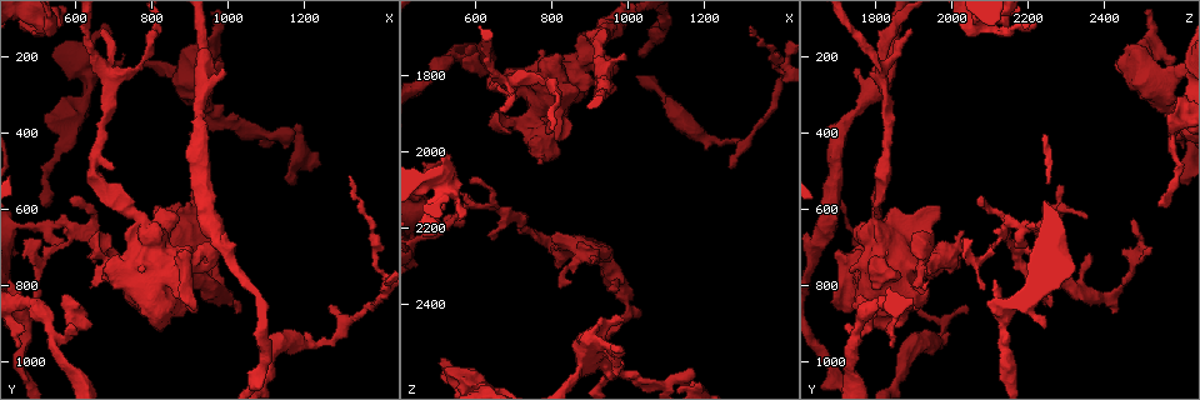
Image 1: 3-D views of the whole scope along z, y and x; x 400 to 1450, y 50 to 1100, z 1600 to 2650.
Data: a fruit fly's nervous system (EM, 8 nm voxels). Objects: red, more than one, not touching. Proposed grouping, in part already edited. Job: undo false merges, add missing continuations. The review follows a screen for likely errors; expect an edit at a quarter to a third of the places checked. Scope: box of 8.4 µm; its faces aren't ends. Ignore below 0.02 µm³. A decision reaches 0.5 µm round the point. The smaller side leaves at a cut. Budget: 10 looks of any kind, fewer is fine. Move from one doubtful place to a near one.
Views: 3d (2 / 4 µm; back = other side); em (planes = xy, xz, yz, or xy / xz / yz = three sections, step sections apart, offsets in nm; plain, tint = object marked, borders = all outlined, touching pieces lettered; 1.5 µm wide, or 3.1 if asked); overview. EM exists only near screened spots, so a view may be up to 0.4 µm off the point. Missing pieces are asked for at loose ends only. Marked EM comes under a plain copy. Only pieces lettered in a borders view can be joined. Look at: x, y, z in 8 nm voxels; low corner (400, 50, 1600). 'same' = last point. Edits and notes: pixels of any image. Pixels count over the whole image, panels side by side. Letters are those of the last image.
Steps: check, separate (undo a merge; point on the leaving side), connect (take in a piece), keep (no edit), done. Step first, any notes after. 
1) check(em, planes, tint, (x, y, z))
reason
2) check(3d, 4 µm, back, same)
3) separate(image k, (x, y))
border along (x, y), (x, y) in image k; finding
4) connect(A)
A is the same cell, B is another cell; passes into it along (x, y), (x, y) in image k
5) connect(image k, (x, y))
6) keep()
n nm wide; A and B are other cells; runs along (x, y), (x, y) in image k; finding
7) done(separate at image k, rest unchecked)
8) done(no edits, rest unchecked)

check(em, xz, step 4, borders, (1030, 865, 2425))
an open end

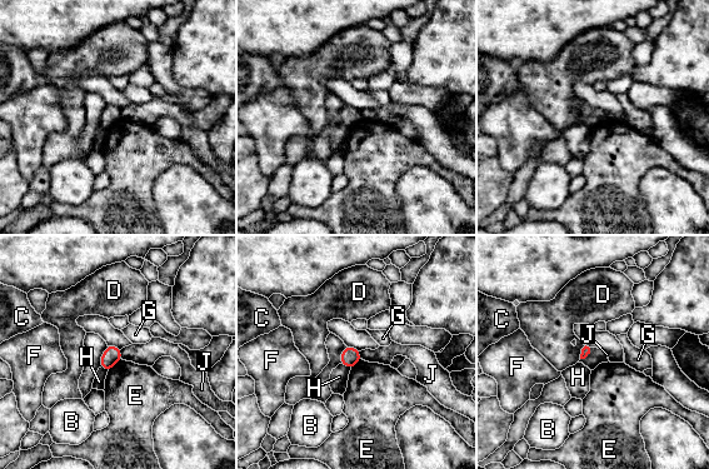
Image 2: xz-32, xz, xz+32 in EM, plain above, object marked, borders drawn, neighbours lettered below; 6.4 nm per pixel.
keep()
E touches over 120 nm; B, C, D, E, F, G, H and J are other cells; border along (120, 349), (123, 359) in image 2; none of them fits

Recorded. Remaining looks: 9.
check(em, xy, step 4, borders, (900, 530, 2295))
free end

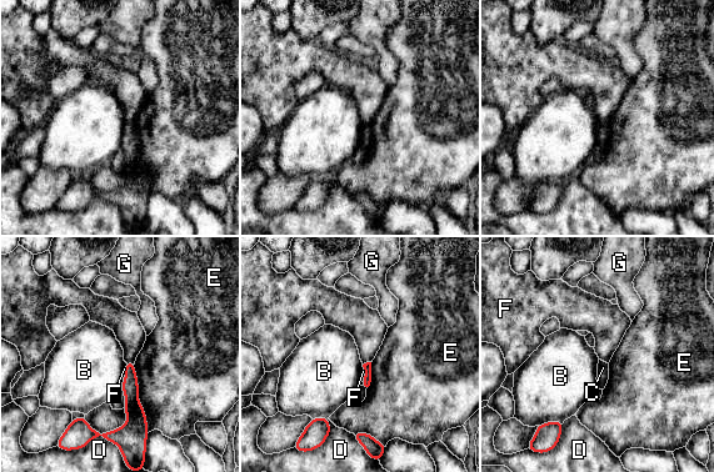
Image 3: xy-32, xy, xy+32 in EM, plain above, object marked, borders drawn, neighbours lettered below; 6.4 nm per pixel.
keep()
B, C, D, E, F and G are other cells; border along (125, 361), (134, 363) in image 3; no lettered piece goes on from it

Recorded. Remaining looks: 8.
check(em, planes, borders, (875, 615, 1840))
branch stops here

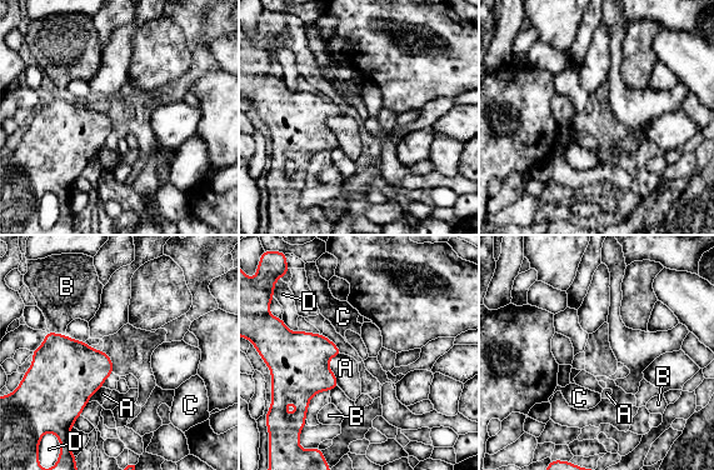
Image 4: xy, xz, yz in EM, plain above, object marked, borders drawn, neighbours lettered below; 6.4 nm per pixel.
keep()
A, B, C and D are other cells; border along (343, 354), (329, 360), (339, 386) in image 4; no lettered piece goes on from it

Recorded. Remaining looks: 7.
check(3d, 4 µm, (595, 650, 2135))
three arms meet

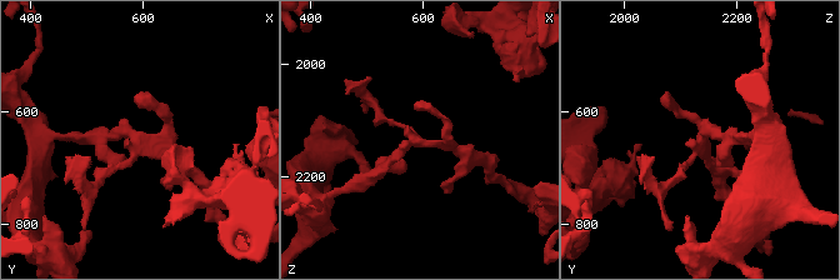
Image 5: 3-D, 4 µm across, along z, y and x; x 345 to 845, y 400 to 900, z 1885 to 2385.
check(em, xy, step 8, tint, (590, 650, 2140))
shape alone is not enough

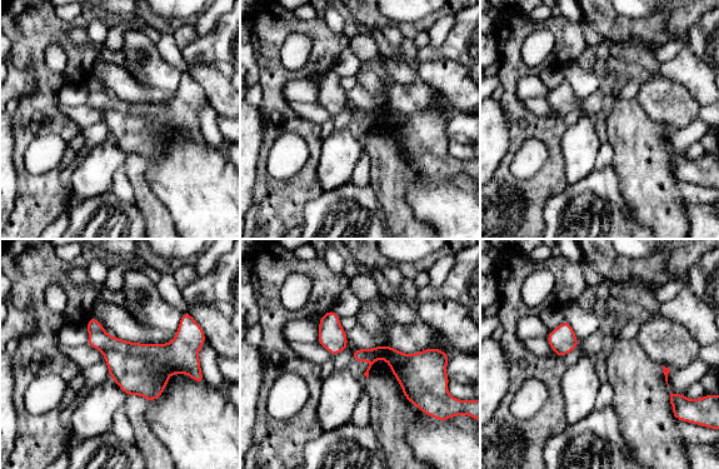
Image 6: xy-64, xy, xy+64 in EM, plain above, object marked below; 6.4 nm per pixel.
check(em, planes, borders, same)

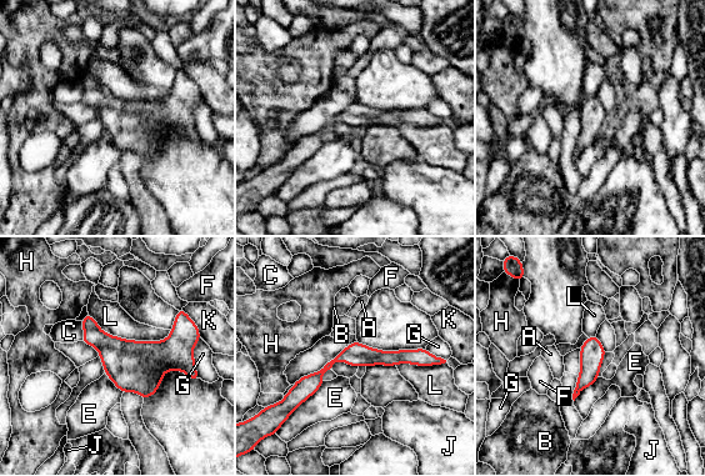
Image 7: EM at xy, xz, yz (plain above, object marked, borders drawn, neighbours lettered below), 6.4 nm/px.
keep()
A, B, C, E, F, G, H, J, K and L are other cells; runs along (430, 361), (340, 356), (291, 394) in image 7; all the same cell

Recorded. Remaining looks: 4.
done(no edits, rest unchecked)

